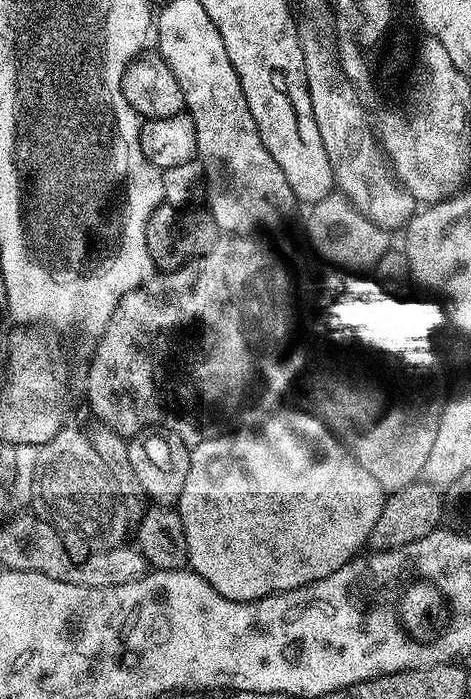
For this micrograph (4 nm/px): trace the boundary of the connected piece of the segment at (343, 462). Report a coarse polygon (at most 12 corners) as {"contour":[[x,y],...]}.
{"contour":[[296,406],[191,449],[191,571],[231,600],[334,574],[384,488]]}

